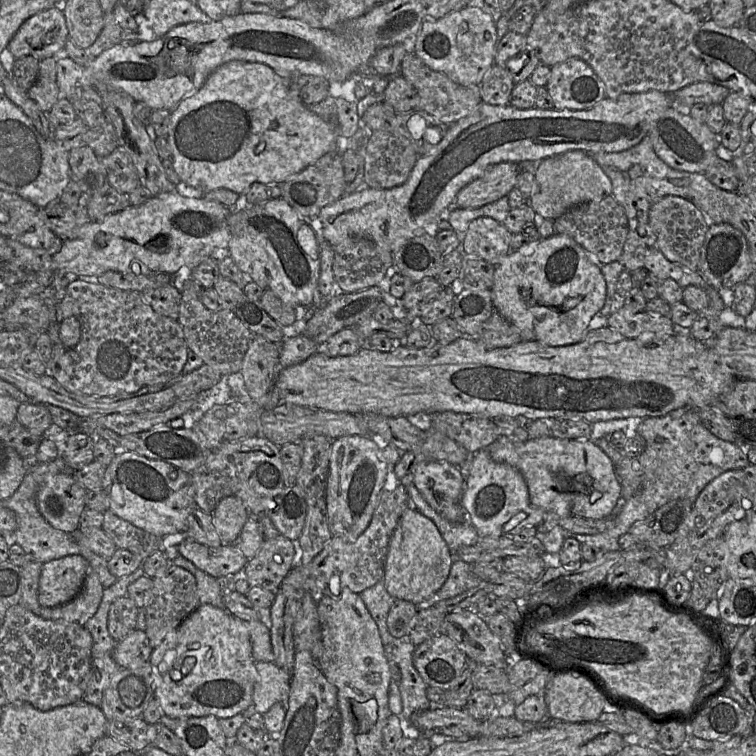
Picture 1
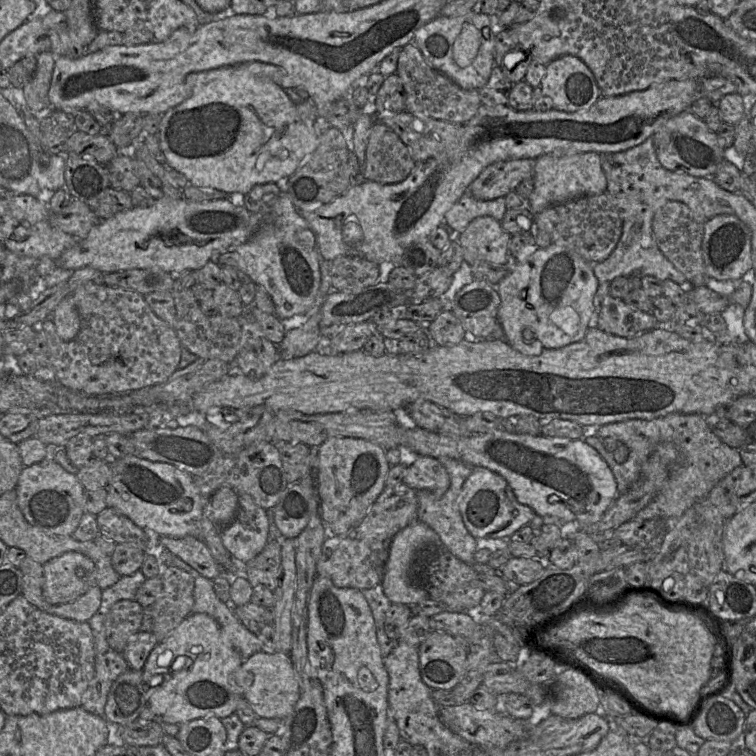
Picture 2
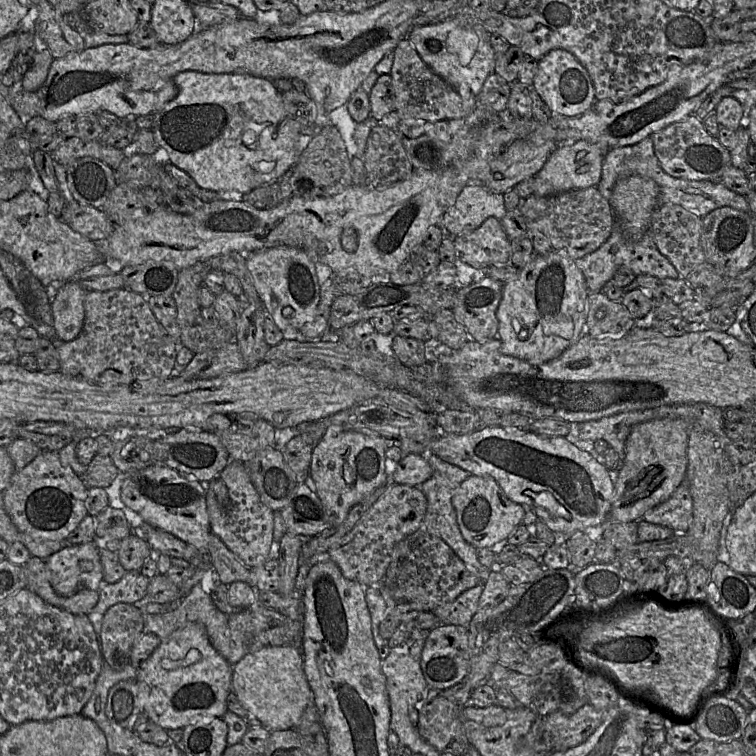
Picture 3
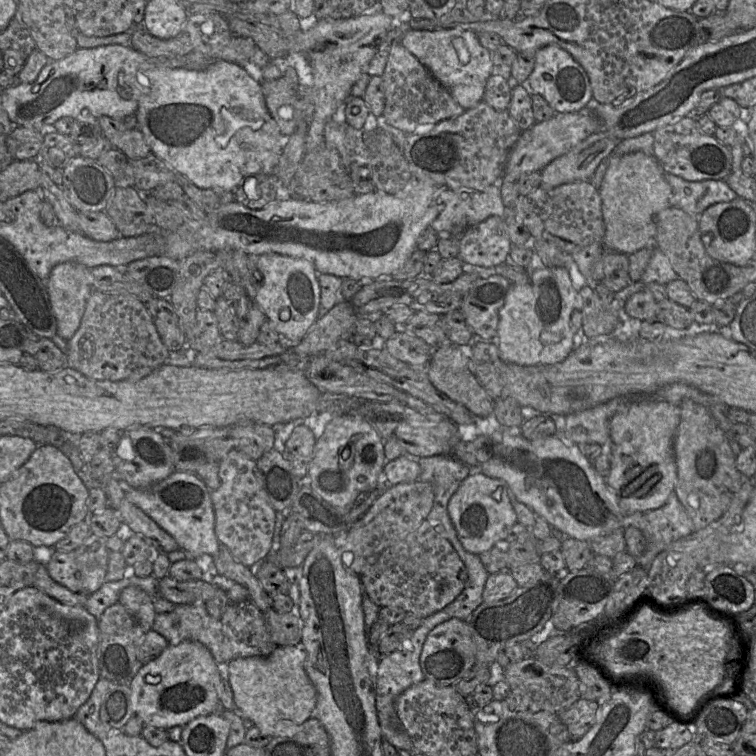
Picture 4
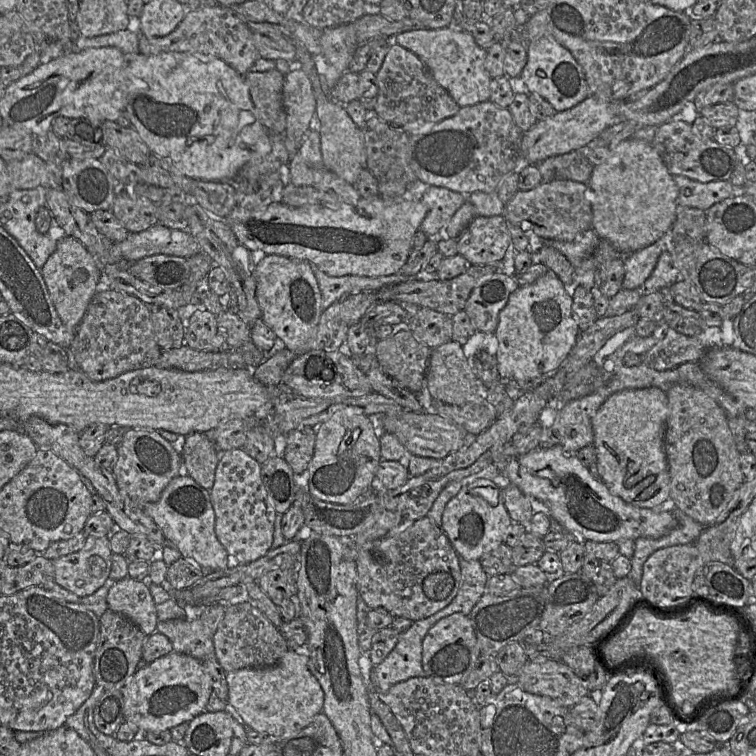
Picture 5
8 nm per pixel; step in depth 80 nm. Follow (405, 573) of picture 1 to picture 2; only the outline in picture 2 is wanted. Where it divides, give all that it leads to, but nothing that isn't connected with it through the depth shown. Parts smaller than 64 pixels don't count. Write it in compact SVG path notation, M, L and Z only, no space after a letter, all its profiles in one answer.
M418 519L394 536L382 579L384 593L393 604L415 605L429 598L426 589L414 581L413 567L422 551L437 545L439 539L435 531Z

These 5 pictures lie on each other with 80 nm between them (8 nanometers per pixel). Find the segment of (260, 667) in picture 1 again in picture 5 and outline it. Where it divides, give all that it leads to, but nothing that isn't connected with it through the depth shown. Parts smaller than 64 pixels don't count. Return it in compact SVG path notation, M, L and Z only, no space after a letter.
M289 649L273 666L227 672L228 703L252 729L287 738L299 732L322 712L324 693L308 667L309 657Z

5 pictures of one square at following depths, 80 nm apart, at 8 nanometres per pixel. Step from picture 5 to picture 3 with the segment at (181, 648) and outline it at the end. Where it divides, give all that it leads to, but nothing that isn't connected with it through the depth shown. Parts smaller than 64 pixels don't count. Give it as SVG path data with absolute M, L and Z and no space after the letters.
M196 584L191 591L181 598L176 604L170 604L167 611L159 614L145 615L144 632L151 632L161 639L167 638L174 631L189 623L203 625L207 636L215 648L232 666L239 662L247 653L246 646L242 642L242 634L231 633L228 625L228 614L220 611L213 603L210 594L205 591L201 584Z

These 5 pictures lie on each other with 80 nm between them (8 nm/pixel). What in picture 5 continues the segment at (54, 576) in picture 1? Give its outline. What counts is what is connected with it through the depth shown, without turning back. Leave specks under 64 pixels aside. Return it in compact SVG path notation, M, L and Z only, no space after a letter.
M88 535L80 550L53 560L55 582L79 597L91 595L108 579L112 554L109 535Z

